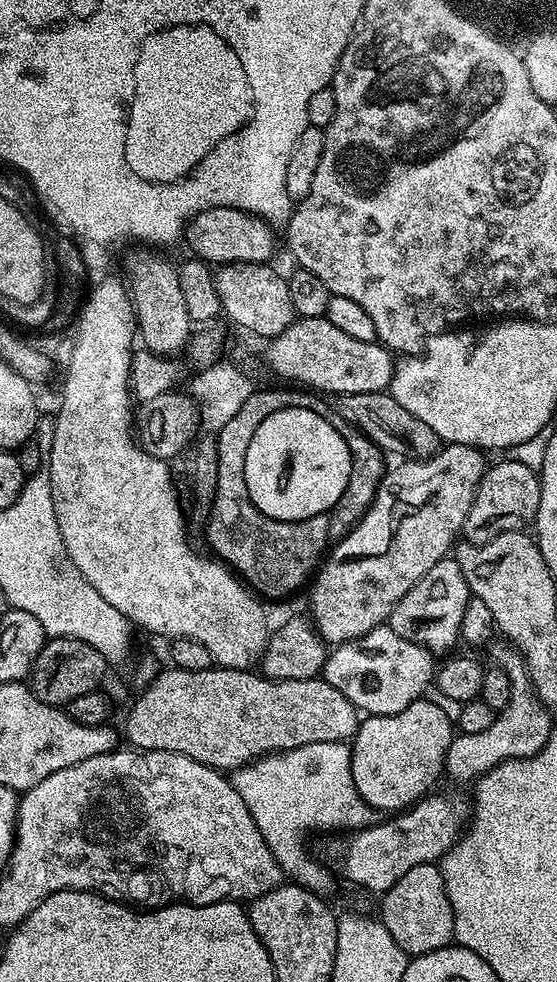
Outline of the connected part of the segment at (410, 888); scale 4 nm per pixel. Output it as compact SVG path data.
M423 864L414 866L414 870L406 870L406 874L402 874L402 878L398 878L398 882L394 882L394 886L390 886L390 890L383 893L379 900L378 920L407 957L430 954L453 943L454 910L436 864Z

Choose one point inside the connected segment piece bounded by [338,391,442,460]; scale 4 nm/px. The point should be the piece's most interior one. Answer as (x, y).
(392, 427)

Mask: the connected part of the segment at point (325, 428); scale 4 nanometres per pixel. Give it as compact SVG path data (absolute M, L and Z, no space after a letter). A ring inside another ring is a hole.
M287 408L270 414L254 430L250 450L246 450L246 486L262 514L282 522L309 520L331 513L342 498L342 490L350 482L354 453L328 419L327 415L314 414L314 410Z

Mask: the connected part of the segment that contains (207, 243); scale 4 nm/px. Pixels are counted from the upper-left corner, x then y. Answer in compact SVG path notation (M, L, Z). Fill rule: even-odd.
M208 208L204 212L198 212L189 219L186 225L186 240L193 248L199 259L212 266L222 264L267 264L276 252L276 236L273 225L260 216L251 216L249 212L243 212L237 208Z

